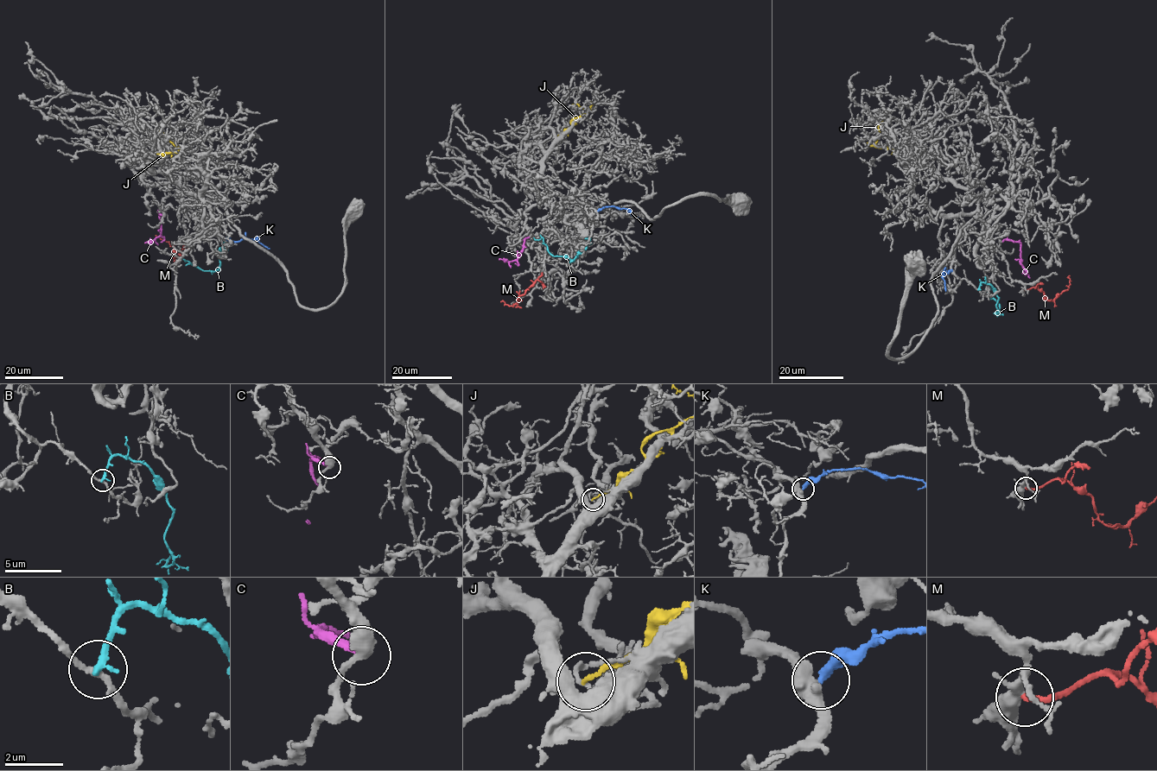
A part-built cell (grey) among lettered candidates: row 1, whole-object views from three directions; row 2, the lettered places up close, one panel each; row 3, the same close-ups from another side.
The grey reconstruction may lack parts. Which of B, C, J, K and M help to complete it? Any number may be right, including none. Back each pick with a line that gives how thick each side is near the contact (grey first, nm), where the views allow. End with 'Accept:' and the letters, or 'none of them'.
C: Thickness 320 nm (grey) against 260 nm
Accept: C

